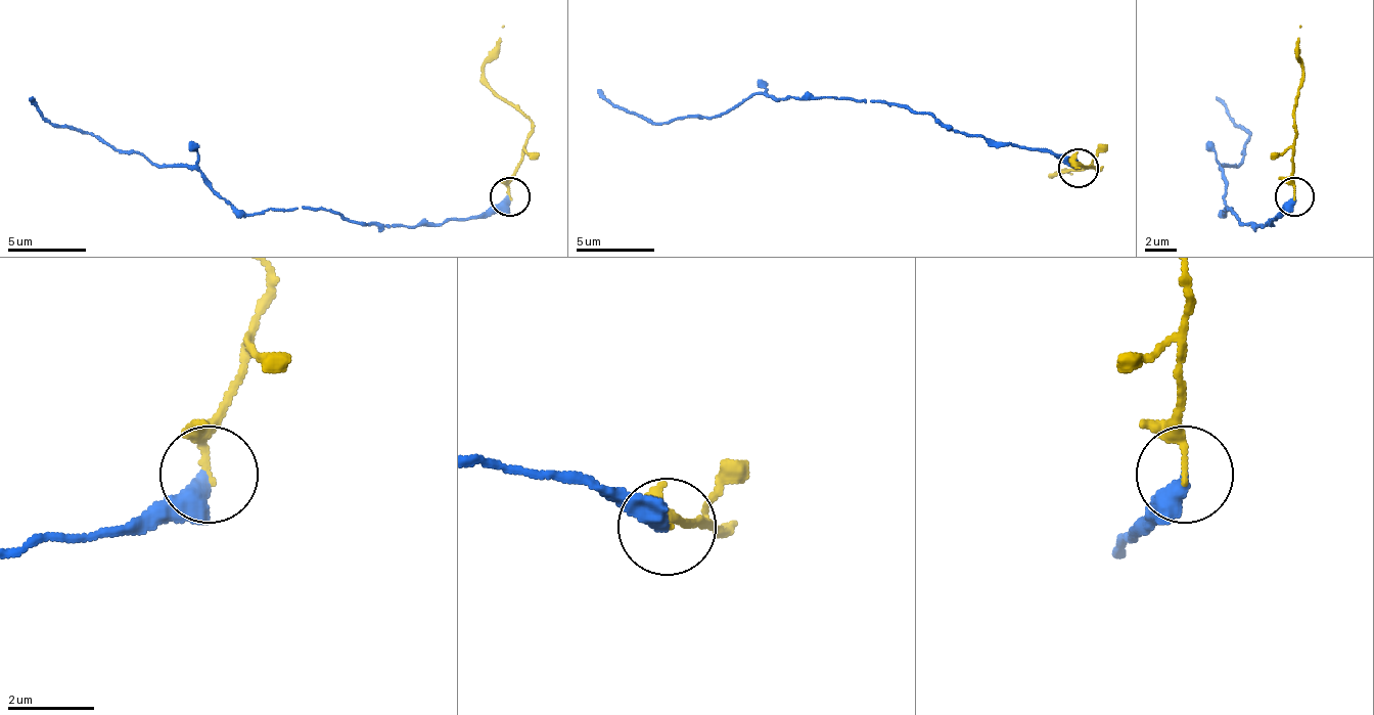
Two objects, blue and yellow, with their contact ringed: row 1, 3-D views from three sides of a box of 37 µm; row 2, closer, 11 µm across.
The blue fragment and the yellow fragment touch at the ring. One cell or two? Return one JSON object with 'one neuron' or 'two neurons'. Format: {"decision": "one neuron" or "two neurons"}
{"decision": "two neurons"}

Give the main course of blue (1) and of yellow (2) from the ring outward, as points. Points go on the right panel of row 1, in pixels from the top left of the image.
1: (1295, 197), (1268, 225), (1244, 225), (1229, 209), (1225, 213), (1221, 170), (1240, 162), (1248, 134), (1217, 95)
2: (1295, 197), (1295, 123), (1303, 76), (1299, 25)

